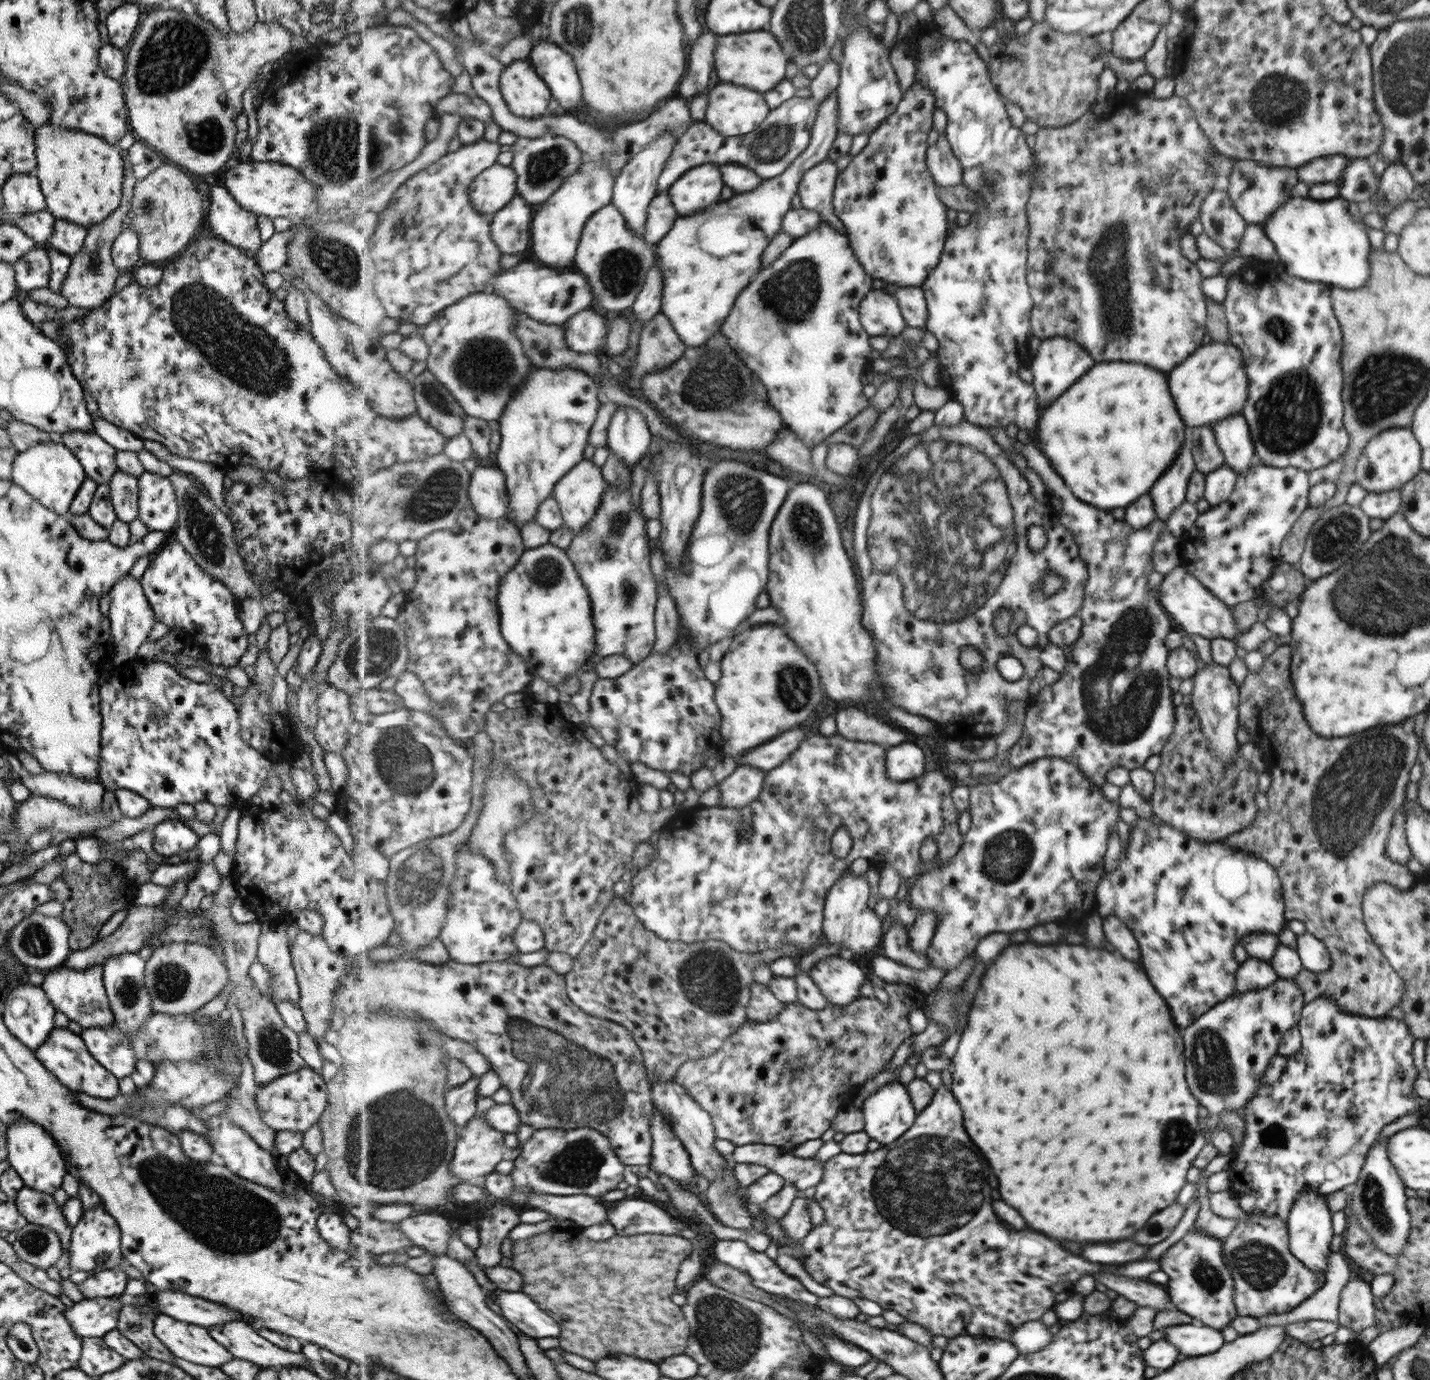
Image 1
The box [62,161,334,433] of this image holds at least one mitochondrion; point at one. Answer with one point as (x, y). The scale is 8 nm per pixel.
(206, 319)

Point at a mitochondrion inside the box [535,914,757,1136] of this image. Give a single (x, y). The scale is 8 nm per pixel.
(710, 979)

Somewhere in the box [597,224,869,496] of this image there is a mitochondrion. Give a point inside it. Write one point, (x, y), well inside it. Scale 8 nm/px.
(710, 386)

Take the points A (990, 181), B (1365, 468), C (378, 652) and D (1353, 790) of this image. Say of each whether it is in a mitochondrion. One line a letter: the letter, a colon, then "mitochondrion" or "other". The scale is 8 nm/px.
A: mitochondrion
B: other
C: mitochondrion
D: mitochondrion

